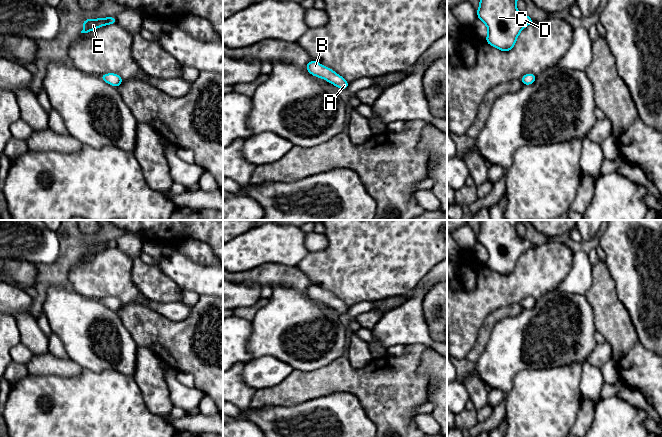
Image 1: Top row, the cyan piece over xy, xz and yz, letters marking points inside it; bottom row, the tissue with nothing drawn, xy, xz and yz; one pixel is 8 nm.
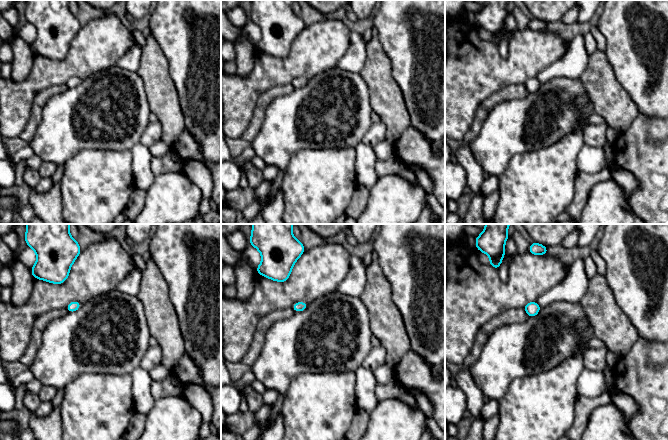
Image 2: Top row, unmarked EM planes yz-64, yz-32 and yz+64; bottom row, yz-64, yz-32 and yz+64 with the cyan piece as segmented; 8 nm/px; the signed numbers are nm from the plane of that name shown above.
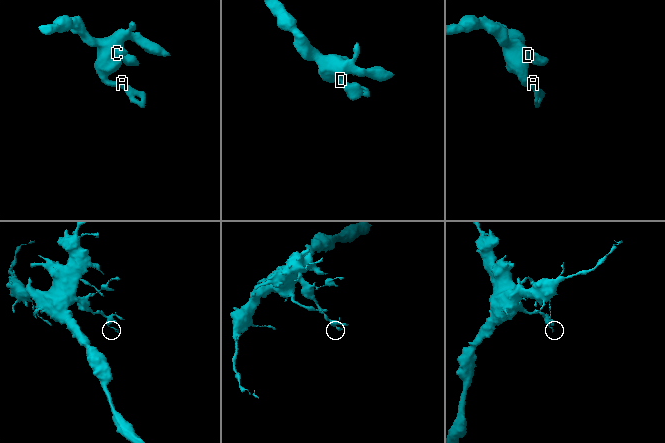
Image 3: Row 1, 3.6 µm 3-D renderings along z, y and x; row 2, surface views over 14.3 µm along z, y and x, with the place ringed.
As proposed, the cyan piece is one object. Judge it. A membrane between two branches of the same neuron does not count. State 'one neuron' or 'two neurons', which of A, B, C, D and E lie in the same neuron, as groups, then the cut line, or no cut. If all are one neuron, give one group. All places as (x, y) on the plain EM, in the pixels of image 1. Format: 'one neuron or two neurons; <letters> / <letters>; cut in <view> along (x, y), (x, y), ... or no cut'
one neuron; A B C D E; no cut

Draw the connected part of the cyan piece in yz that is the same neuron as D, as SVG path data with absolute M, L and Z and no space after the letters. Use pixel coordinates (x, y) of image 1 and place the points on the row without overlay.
M480 220L480 230L476 234L477 241L488 251L486 266L504 276L512 274L522 253L535 247L528 239L518 236L518 222L519 220Z

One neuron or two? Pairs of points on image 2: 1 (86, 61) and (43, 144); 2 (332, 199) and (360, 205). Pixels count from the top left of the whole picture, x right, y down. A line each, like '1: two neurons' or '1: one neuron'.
1: two neurons
2: two neurons

